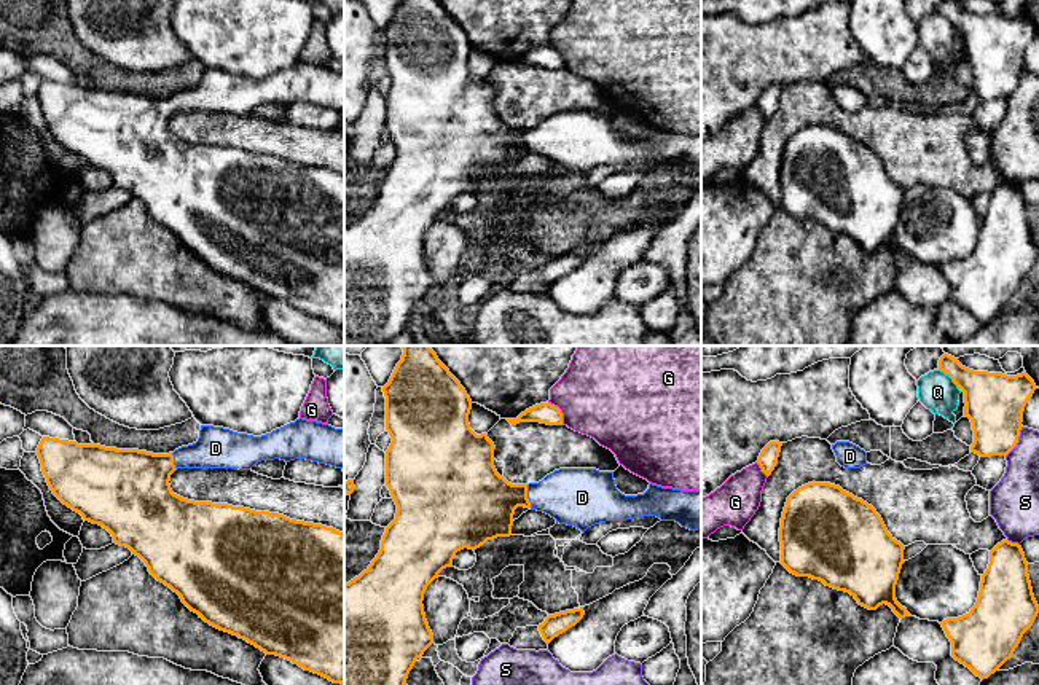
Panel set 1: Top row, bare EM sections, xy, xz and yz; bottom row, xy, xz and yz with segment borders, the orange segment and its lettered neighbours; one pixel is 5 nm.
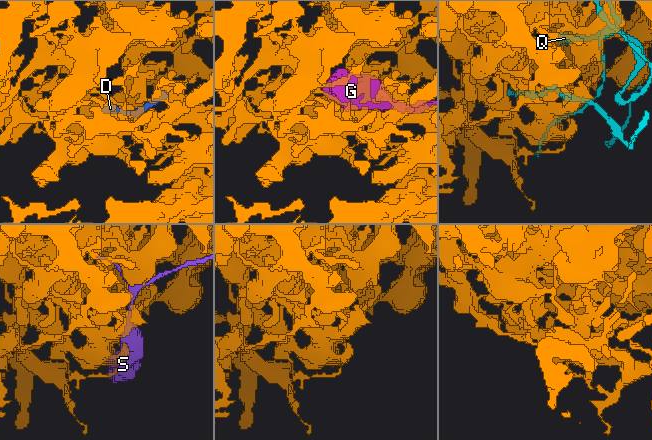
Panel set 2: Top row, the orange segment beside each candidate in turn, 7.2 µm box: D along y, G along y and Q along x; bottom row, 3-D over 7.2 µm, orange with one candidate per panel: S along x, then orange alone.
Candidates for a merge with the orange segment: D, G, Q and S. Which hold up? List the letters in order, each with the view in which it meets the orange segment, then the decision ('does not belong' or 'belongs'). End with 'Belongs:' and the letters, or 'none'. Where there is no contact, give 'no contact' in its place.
D: meets orange in xz; belongs
G: meets orange in xz; does not belong
Q: meets orange in yz; does not belong
S: meets orange in yz; does not belong
Belongs: D

